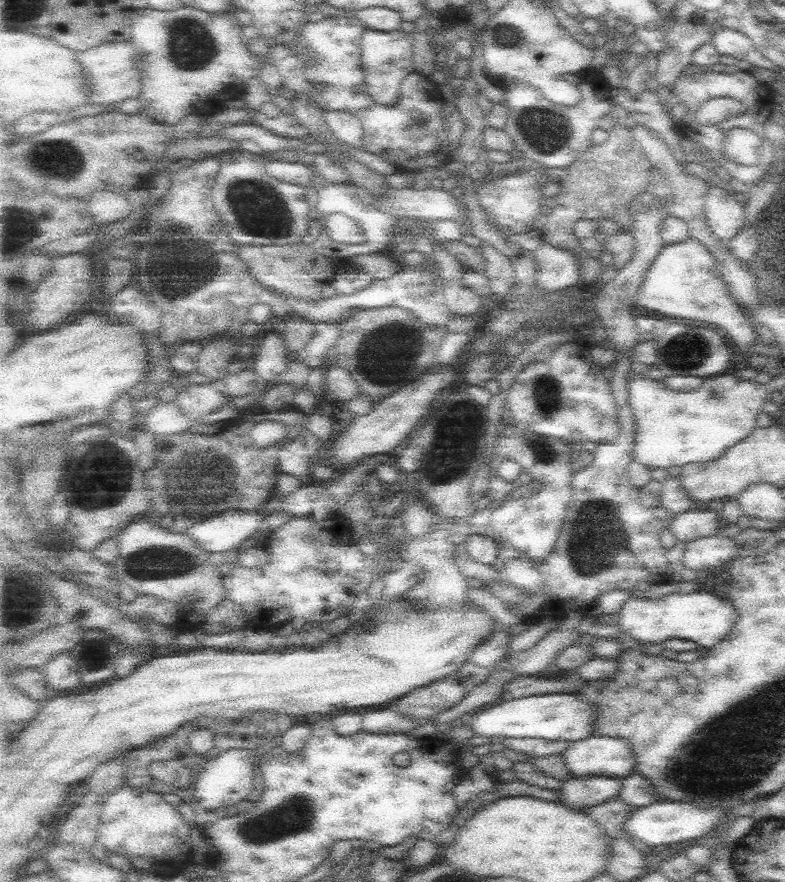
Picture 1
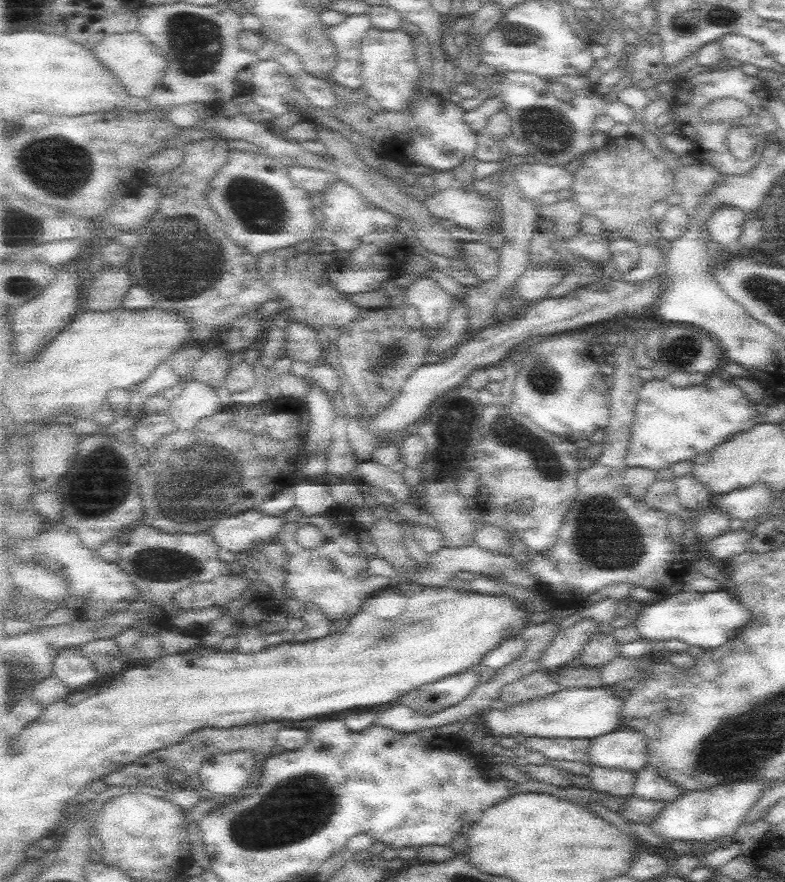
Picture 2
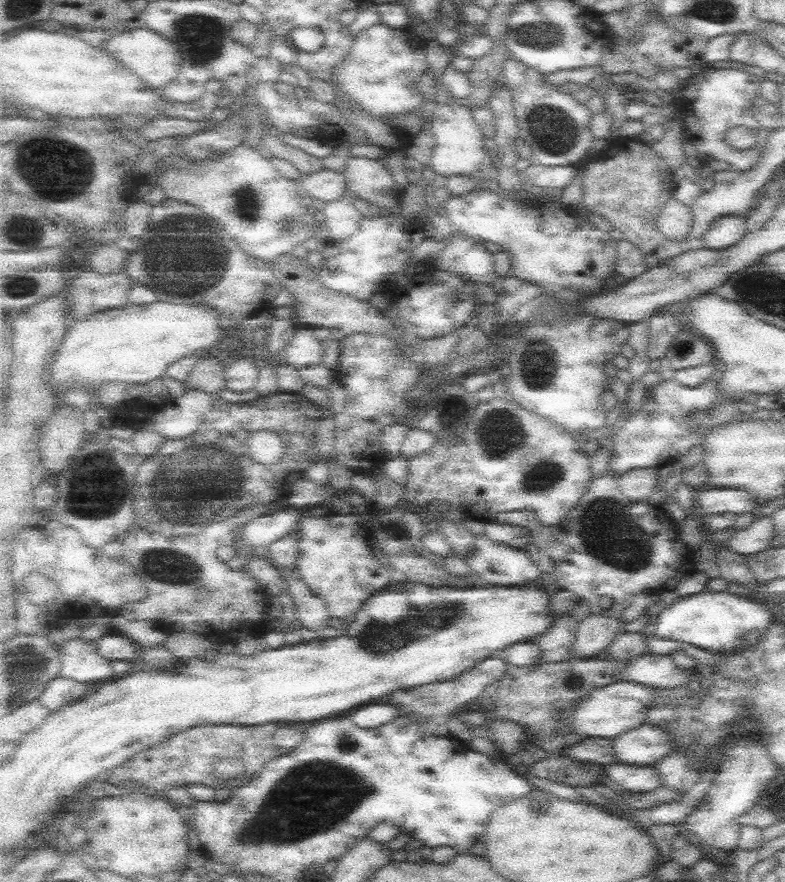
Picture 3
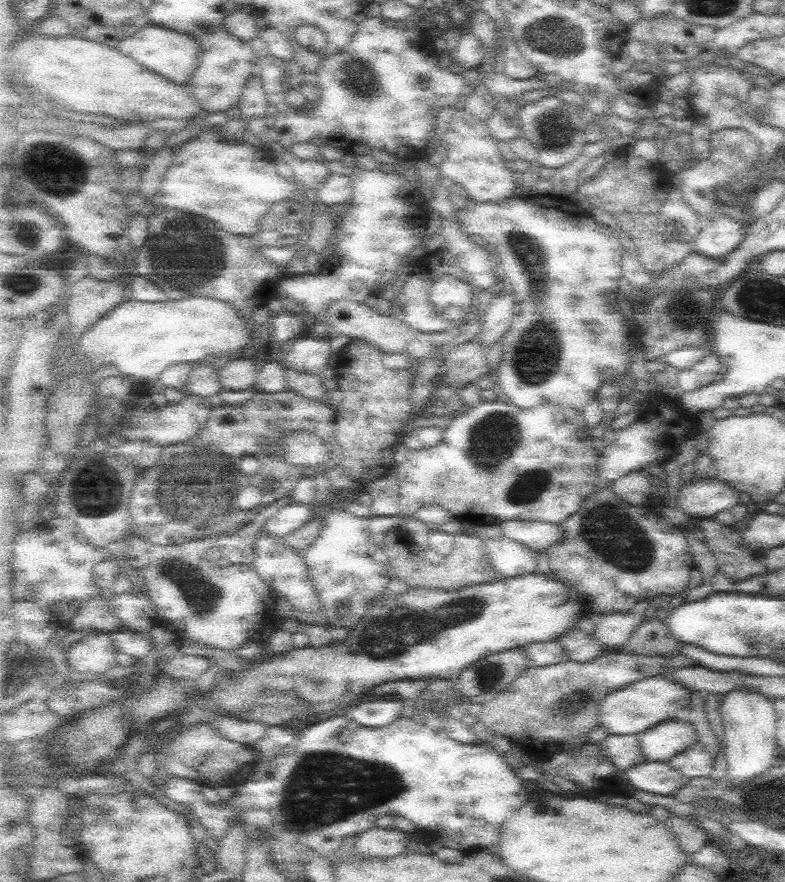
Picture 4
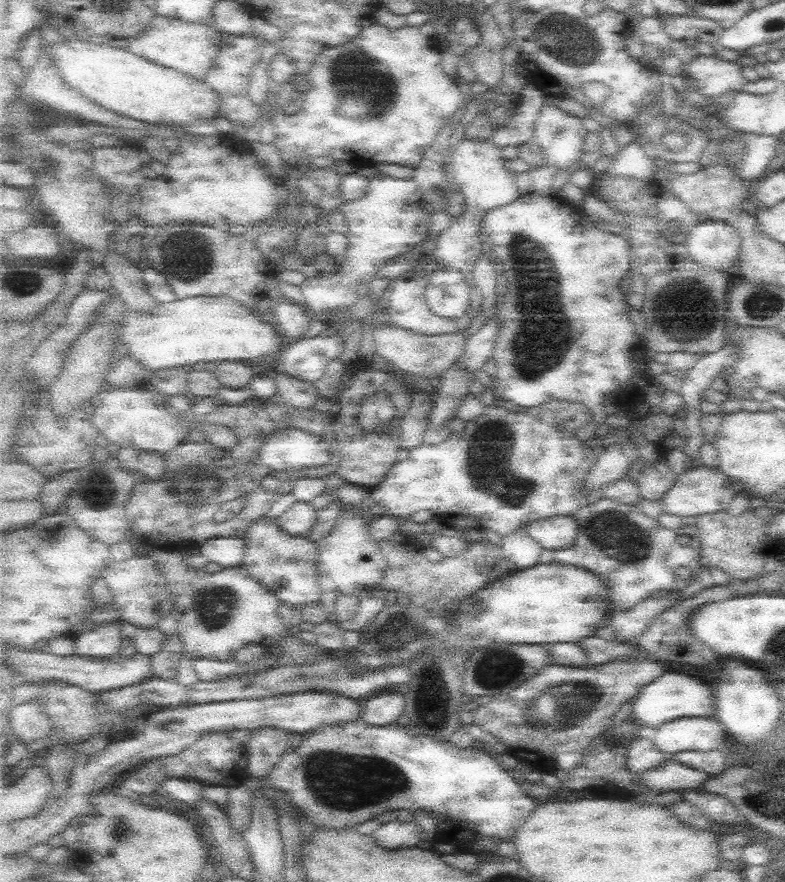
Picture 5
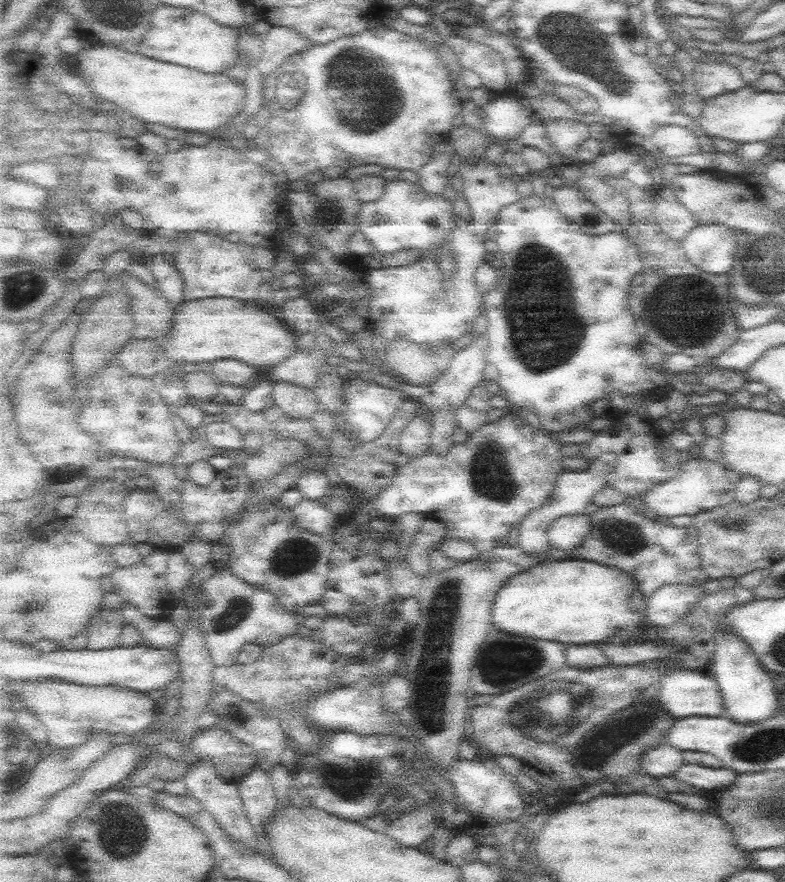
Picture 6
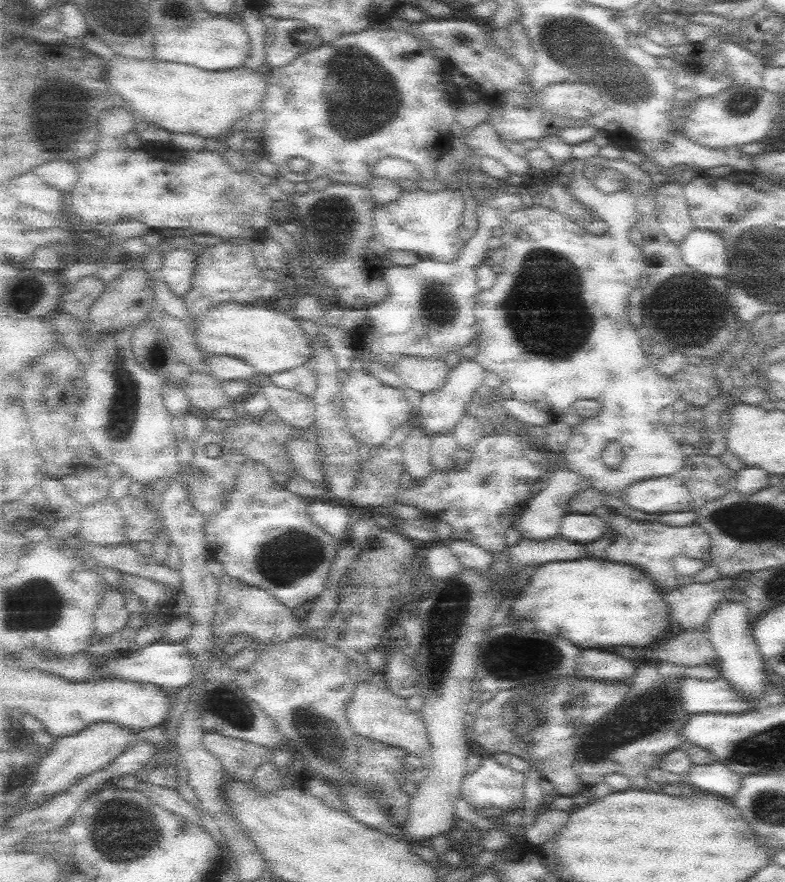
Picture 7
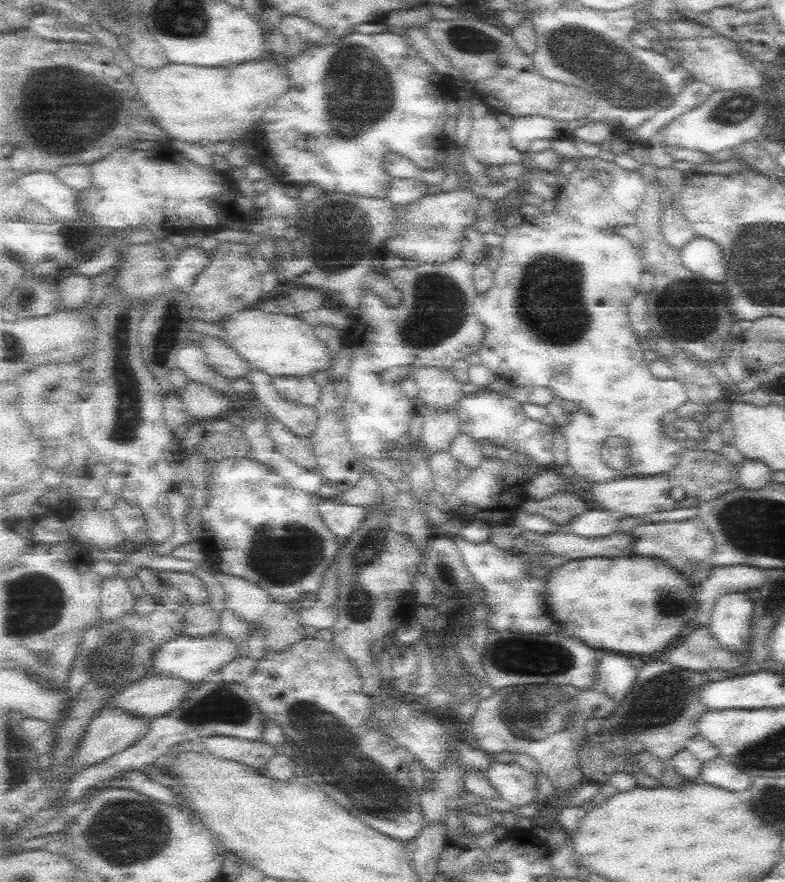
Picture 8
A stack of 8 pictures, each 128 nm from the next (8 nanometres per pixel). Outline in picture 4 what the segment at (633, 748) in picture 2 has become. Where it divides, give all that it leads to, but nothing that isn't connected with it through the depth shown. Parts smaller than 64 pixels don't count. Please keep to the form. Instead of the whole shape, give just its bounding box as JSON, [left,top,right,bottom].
[640,719,698,762]

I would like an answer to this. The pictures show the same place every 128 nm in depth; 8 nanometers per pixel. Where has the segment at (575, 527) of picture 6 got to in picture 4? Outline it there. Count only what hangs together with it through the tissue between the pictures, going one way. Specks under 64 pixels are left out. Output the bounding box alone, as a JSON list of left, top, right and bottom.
[500,520,564,553]

